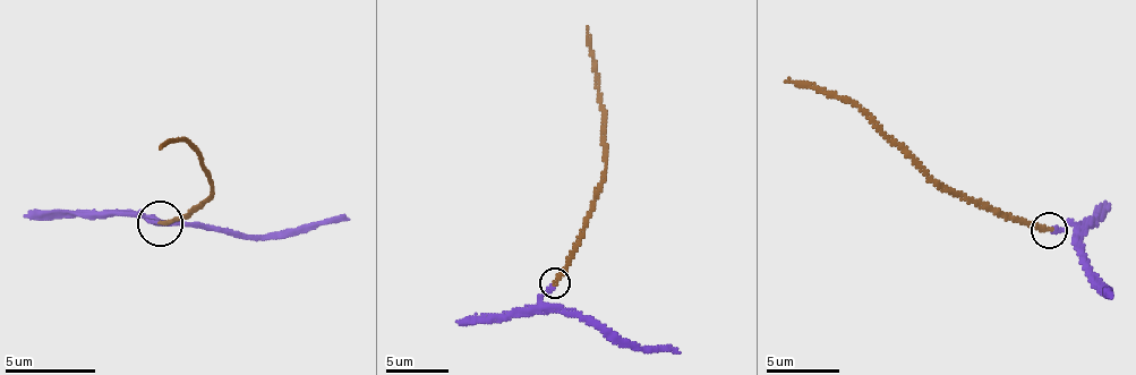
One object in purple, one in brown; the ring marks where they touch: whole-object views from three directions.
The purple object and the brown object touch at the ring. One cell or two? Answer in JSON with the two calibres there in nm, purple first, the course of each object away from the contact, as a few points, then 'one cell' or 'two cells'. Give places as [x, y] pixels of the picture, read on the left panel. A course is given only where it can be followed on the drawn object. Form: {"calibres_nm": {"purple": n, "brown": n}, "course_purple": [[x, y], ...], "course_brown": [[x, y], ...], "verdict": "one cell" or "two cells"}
{"calibres_nm": {"purple": 170, "brown": 200}, "course_purple": [[159, 221], [143, 214], [202, 223], [254, 238], [351, 218]], "course_brown": [[159, 222], [196, 213], [213, 187], [202, 154], [187, 141], [161, 148]], "verdict": "one cell"}

